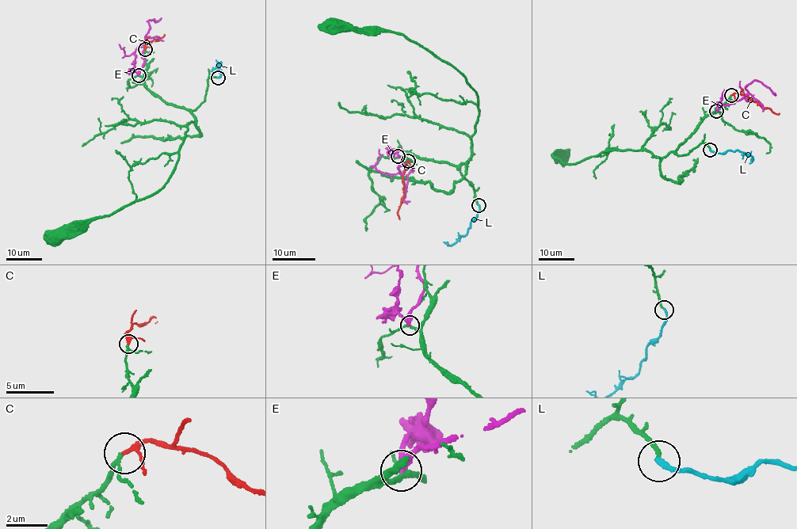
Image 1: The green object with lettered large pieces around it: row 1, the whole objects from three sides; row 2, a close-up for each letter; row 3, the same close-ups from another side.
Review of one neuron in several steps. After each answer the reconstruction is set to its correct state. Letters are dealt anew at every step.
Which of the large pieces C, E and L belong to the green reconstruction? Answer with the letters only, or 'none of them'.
C, L

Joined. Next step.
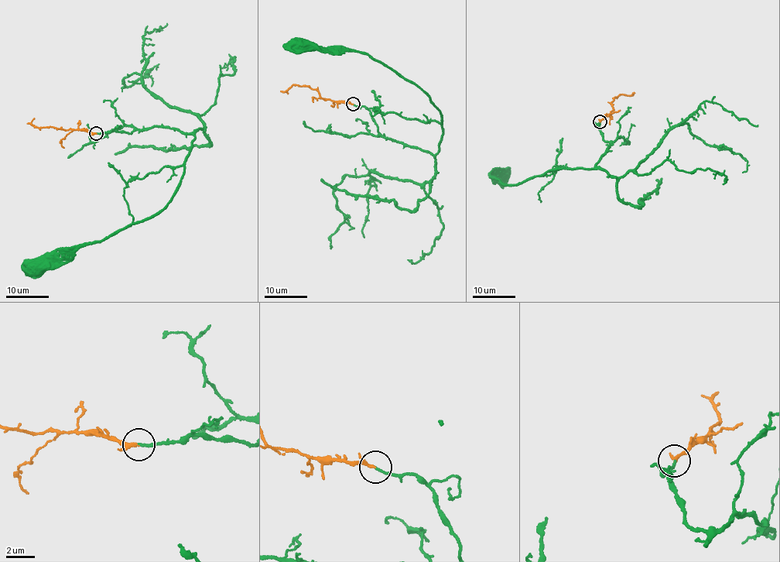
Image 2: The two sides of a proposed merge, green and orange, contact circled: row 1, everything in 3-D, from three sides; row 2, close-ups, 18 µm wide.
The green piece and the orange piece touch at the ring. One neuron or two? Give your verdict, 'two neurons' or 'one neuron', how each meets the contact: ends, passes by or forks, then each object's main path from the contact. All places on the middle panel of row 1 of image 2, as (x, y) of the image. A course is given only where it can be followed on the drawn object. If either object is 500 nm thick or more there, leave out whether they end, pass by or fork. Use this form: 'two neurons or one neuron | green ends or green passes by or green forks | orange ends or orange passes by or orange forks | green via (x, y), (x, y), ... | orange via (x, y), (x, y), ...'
one neuron | green ends | orange passes by | green via (353, 104), (367, 109), (381, 135), (434, 155), (439, 149), (441, 112), (425, 91), (365, 54), (302, 42) | orange via (353, 104), (320, 97), (315, 89), (295, 83), (285, 91), (288, 94)

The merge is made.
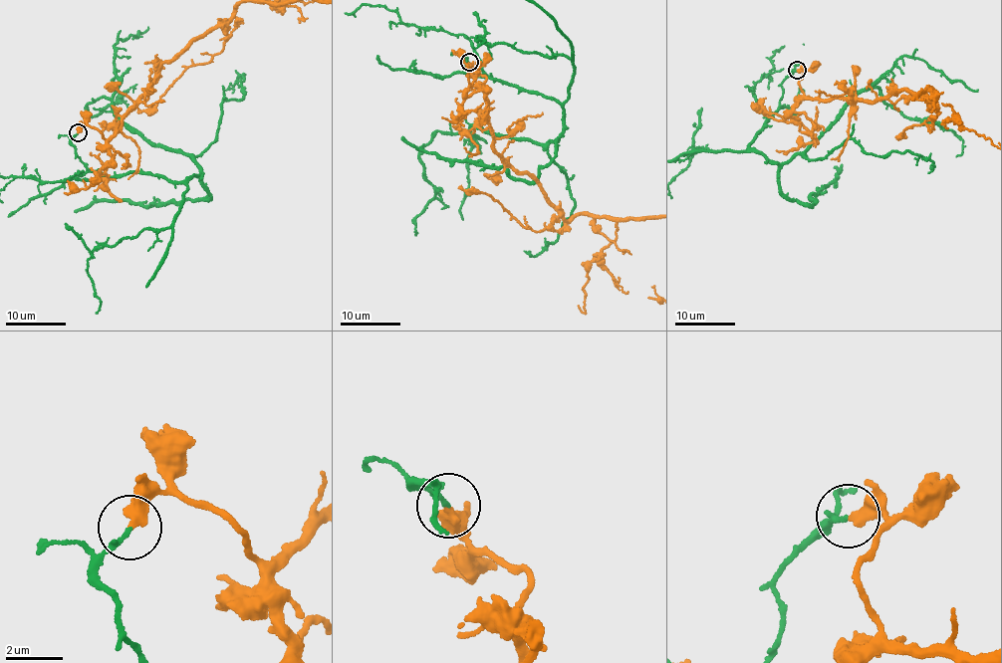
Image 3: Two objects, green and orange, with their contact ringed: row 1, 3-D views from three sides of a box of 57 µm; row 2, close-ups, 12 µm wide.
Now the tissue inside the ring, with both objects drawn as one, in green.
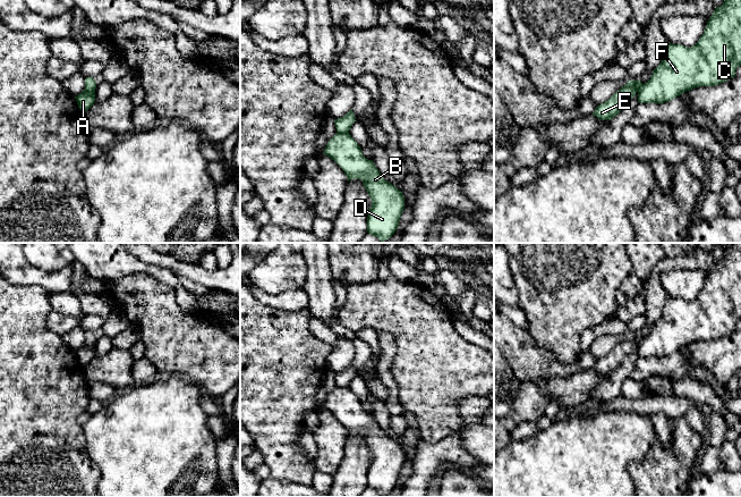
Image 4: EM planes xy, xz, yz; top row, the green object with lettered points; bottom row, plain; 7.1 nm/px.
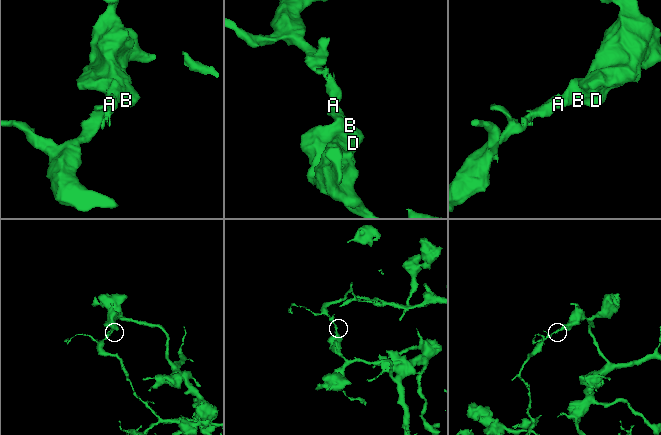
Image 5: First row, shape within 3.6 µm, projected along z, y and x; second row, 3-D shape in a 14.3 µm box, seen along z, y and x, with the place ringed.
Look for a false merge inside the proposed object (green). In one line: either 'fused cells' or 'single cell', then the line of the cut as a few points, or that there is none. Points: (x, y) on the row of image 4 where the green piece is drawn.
fused cells | xz (338, 132), (348, 133)

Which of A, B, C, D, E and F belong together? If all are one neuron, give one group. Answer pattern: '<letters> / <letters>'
A B C D F / E

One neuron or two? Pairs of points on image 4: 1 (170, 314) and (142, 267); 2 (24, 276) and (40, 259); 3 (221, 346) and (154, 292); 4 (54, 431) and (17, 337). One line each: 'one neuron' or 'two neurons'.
1: two neurons
2: two neurons
3: one neuron
4: one neuron

